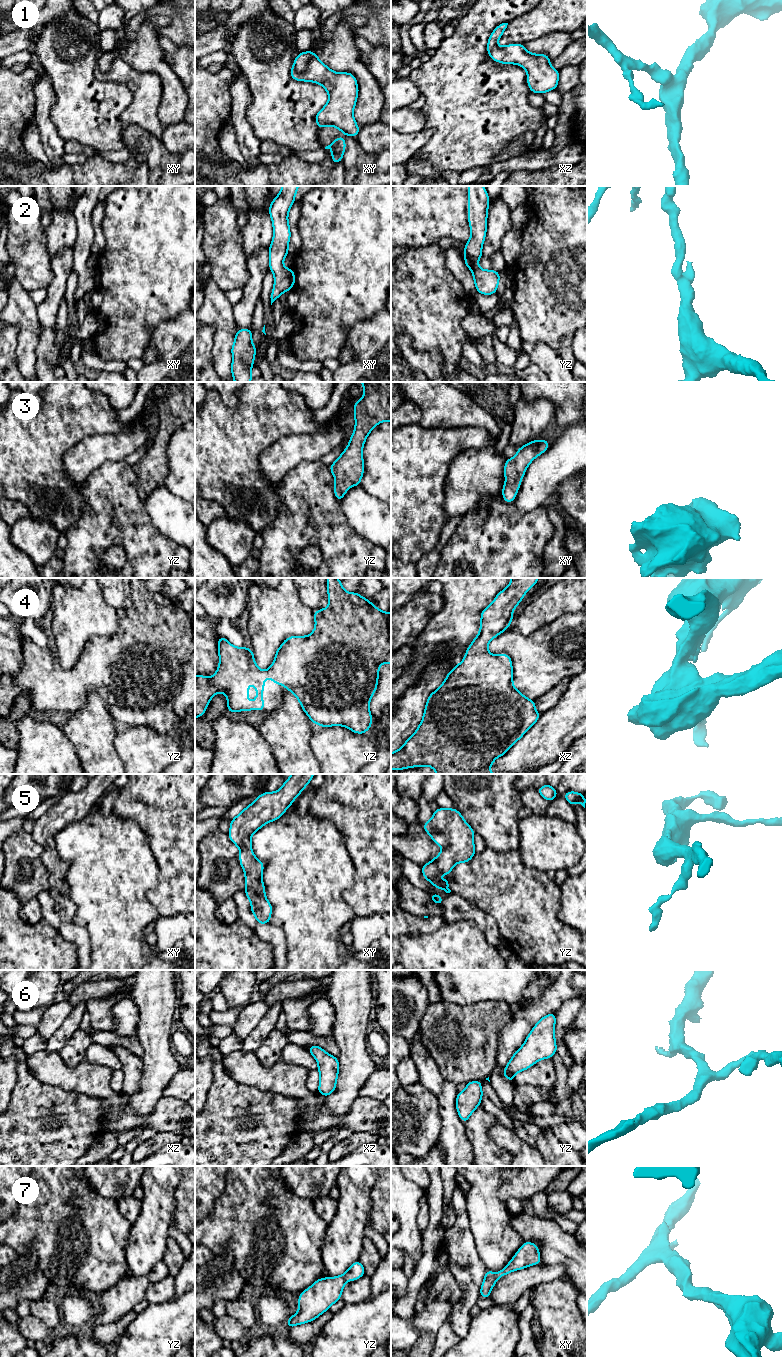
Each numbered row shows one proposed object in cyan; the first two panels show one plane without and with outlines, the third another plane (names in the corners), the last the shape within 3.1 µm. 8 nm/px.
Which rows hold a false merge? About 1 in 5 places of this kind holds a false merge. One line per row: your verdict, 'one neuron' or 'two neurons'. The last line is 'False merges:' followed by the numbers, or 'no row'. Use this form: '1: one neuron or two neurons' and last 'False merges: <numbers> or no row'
1: one neuron
2: one neuron
3: one neuron
4: one neuron
5: one neuron
6: one neuron
7: one neuron
False merges: no row

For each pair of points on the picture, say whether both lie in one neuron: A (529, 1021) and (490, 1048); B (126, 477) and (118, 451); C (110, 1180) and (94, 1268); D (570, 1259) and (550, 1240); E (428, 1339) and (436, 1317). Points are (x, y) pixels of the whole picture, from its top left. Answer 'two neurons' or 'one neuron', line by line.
A: two neurons
B: two neurons
C: two neurons
D: one neuron
E: one neuron

